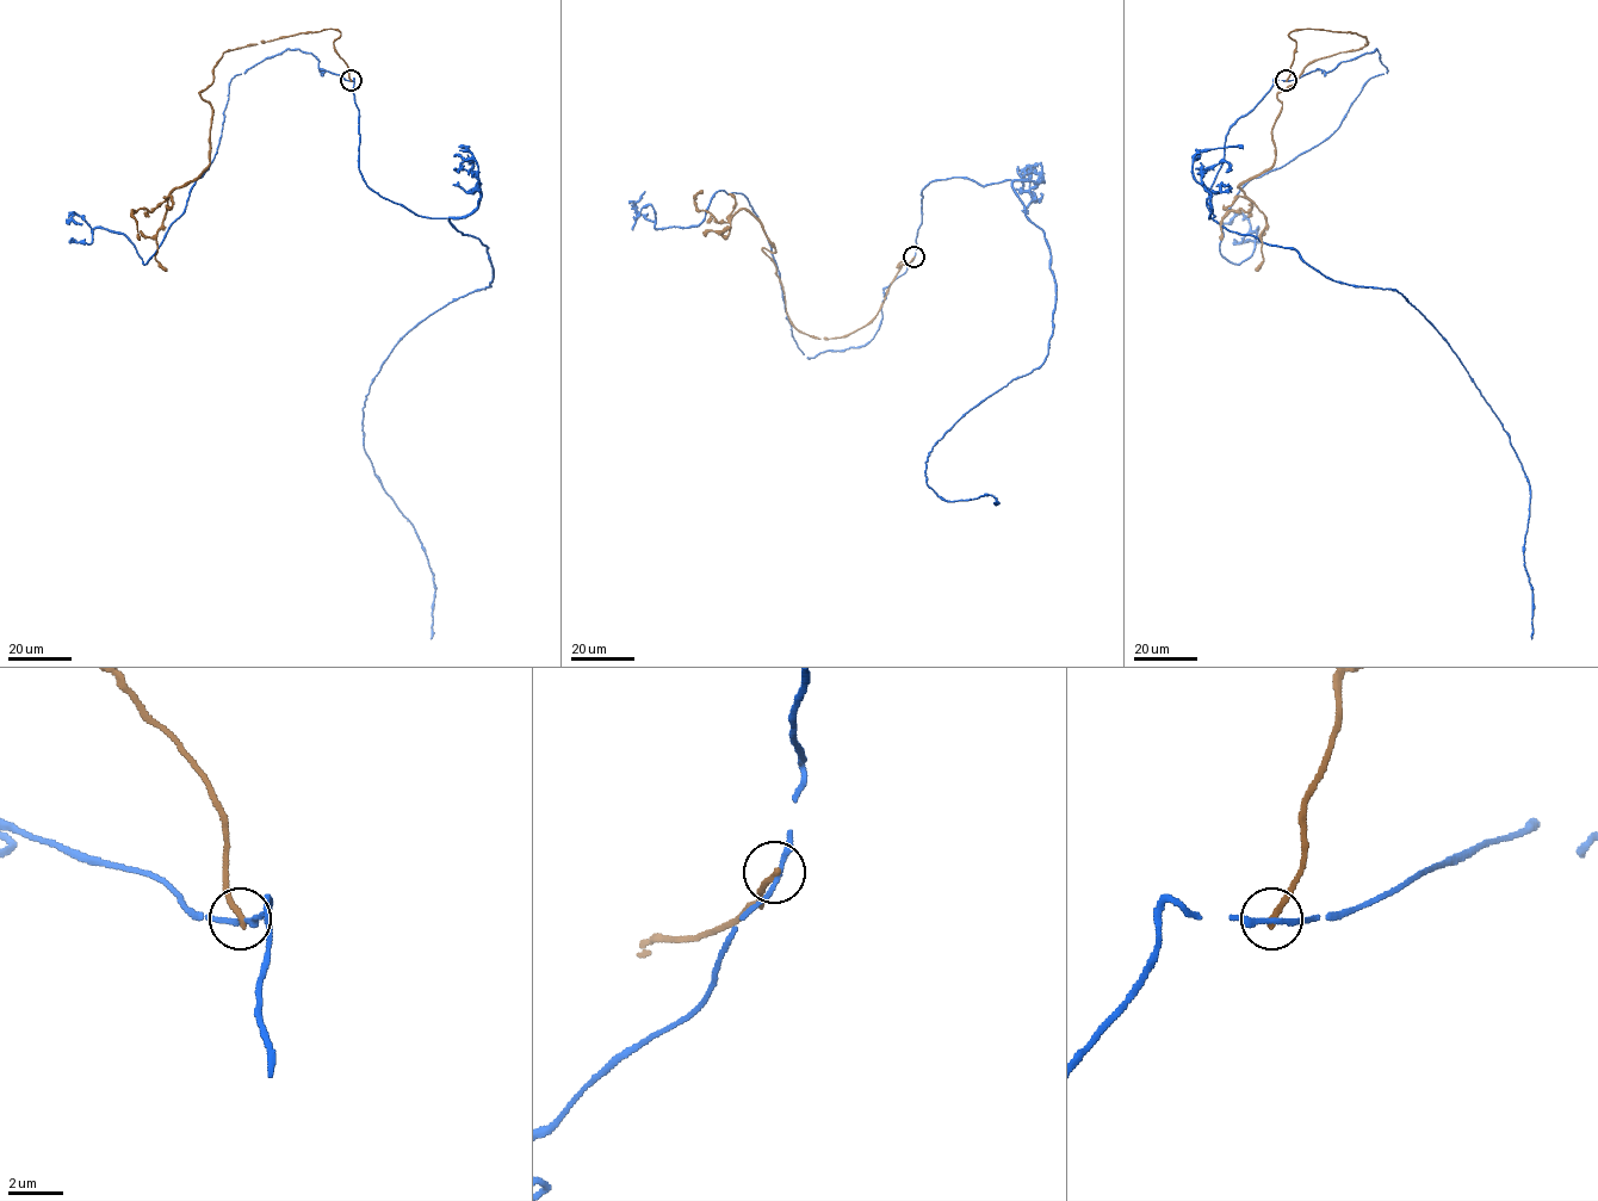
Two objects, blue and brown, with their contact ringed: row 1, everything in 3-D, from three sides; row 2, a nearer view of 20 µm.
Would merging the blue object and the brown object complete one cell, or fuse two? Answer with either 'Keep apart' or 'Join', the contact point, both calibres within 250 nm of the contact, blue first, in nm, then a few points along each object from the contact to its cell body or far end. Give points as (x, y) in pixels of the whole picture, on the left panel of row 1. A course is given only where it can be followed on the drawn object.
Keep apart. Place: (351, 80). Thickness 190 nm (blue) against 240 nm. Course of blue: (351, 80), (364, 181), (476, 236), (493, 279), (410, 329), (363, 408), (364, 449), (433, 576), (431, 639). Course of brown: (351, 80), (334, 29), (224, 53), (199, 93), (212, 110), (210, 162), (171, 193), (156, 235), (166, 271)

